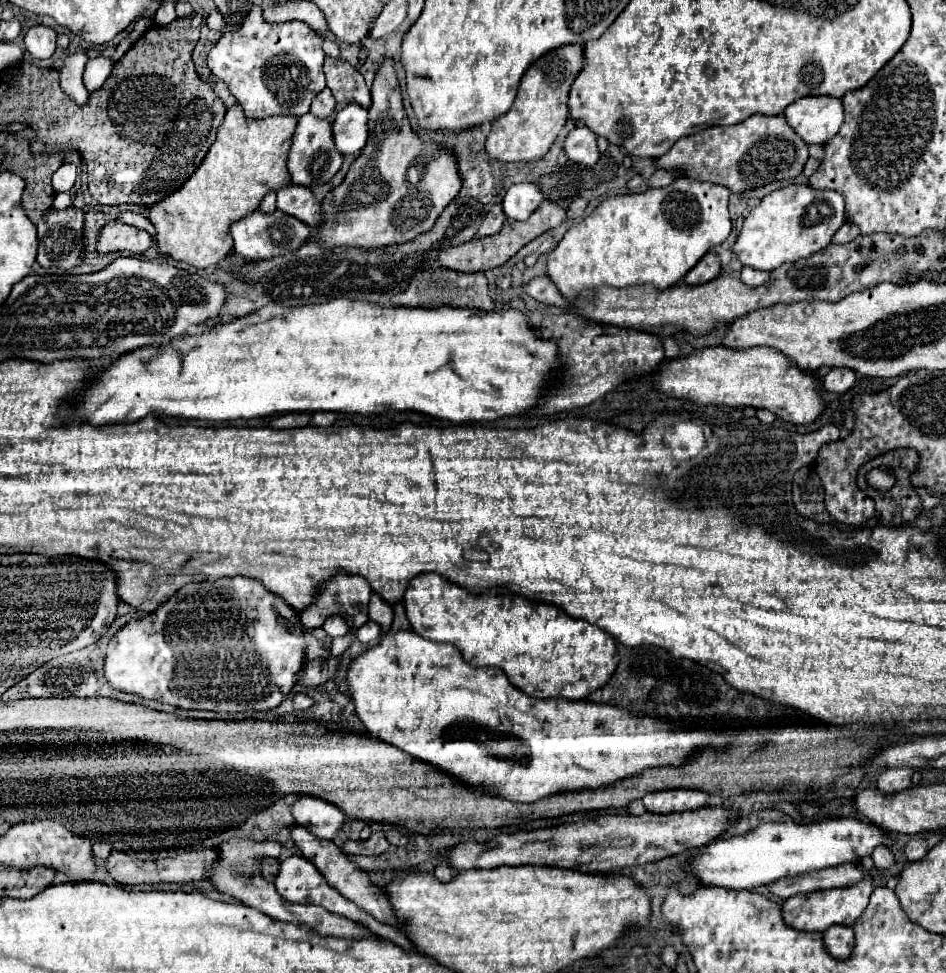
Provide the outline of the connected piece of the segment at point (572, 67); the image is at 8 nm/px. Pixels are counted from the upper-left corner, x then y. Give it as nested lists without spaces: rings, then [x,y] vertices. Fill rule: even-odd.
[[[561,46],[557,50],[551,50],[549,54],[543,54],[521,78],[521,86],[509,114],[503,114],[501,118],[497,118],[497,122],[493,122],[491,134],[487,136],[485,144],[489,158],[499,162],[541,160],[569,118],[567,94],[581,66],[583,66],[581,46]]]

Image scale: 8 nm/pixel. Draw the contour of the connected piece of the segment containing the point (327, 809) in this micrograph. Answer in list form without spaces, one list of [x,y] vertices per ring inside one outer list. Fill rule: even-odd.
[[[303,796],[293,804],[293,816],[317,838],[335,838],[345,824],[345,814],[331,802],[315,796]]]

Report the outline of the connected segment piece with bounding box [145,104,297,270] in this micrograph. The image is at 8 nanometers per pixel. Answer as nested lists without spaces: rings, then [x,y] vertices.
[[[241,106],[227,108],[215,142],[191,178],[161,202],[145,208],[149,222],[155,226],[159,252],[201,270],[217,266],[233,248],[229,222],[257,210],[269,190],[279,190],[291,182],[289,174],[285,174],[285,158],[295,124],[297,118],[277,116],[249,120]]]

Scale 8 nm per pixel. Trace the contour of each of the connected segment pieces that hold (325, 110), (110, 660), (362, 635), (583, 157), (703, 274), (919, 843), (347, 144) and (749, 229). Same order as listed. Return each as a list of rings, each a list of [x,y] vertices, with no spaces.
[[[325,88],[321,94],[315,96],[313,104],[311,104],[311,114],[315,118],[331,118],[335,112],[335,98],[331,94],[329,88]]]
[[[247,578],[187,584],[149,616],[131,620],[117,630],[107,648],[111,650],[105,658],[103,674],[121,692],[159,700],[175,708],[215,712],[271,710],[279,706],[299,680],[305,660],[305,638],[297,612],[261,582]]]
[[[371,620],[355,631],[357,639],[362,643],[369,643],[374,639],[380,638],[382,634],[380,626]]]
[[[579,124],[565,138],[565,154],[571,162],[583,164],[583,166],[593,166],[599,160],[597,136],[589,128]]]
[[[707,254],[707,256],[683,278],[683,282],[685,282],[685,284],[705,284],[705,282],[717,278],[717,276],[719,276],[719,270],[721,270],[719,258],[713,256],[713,254]]]
[[[917,836],[917,838],[911,838],[905,846],[905,856],[907,858],[915,858],[915,860],[921,860],[925,858],[929,846],[927,846],[927,840],[923,836]]]
[[[357,102],[347,104],[335,114],[333,120],[333,142],[341,154],[359,152],[367,140],[367,110]]]
[[[789,184],[767,194],[743,220],[731,252],[743,266],[757,270],[775,270],[785,262],[797,262],[825,248],[831,236],[845,222],[845,204],[835,190],[815,190],[805,184]]]

